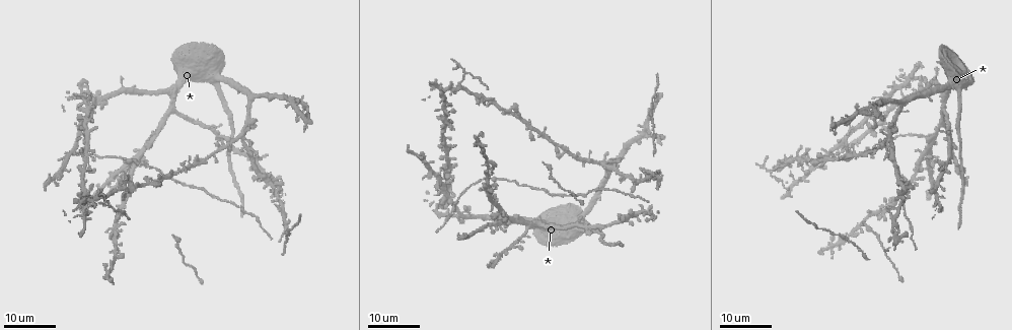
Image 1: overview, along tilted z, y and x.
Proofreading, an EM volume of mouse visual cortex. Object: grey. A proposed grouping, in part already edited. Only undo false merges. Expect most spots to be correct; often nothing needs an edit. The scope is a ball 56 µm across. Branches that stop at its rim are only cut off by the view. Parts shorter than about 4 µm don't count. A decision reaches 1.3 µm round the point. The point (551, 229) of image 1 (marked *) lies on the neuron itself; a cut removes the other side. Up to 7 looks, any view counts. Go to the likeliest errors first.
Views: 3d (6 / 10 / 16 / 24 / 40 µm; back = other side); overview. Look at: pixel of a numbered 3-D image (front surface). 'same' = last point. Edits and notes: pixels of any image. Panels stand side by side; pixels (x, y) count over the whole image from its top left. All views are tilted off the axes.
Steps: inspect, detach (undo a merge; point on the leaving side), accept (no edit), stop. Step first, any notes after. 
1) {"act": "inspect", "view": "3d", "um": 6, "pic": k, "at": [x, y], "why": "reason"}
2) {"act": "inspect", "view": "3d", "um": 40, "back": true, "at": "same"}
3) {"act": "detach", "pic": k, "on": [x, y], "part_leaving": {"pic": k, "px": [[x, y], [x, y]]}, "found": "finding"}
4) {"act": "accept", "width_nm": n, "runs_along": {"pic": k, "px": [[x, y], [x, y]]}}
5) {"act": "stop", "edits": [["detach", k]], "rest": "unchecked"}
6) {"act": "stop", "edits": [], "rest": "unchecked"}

{"act": "inspect", "view": "3d", "um": 16, "pic": 1, "at": [785, 164], "why": "four or more arms meet"}

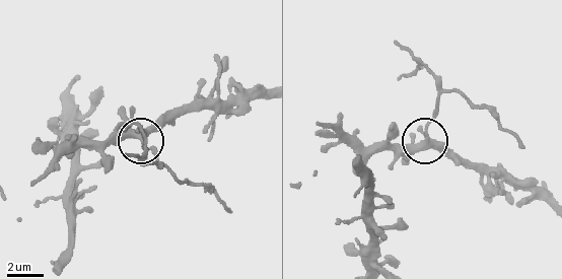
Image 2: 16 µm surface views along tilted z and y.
{"act": "inspect", "view": "3d", "um": 6, "pic": 2, "at": [425, 136], "why": "closer look"}

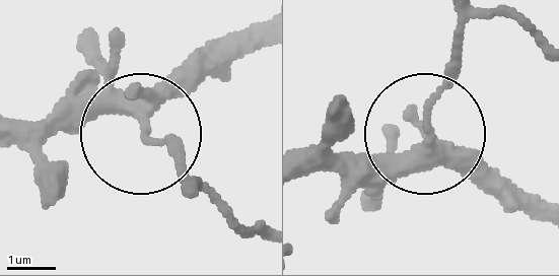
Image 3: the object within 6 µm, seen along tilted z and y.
{"act": "detach", "pic": 3, "on": [166, 143], "side_arm_um": 8, "part_leaving": {"pic": 3, "px": [[138, 126], [261, 229]]}, "found": "a second neuron is stuck on"}

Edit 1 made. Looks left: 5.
{"act": "inspect", "view": "3d", "um": 24, "pic": 1, "at": [927, 153], "why": "four or more arms meet"}

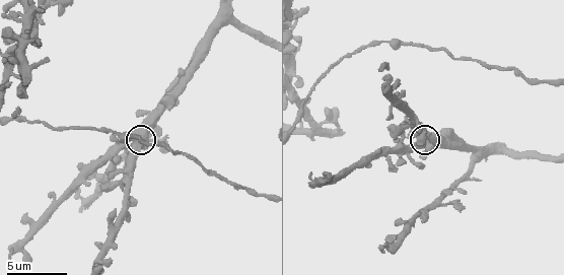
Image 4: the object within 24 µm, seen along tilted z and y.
{"act": "inspect", "view": "3d", "um": 10, "pic": 4, "at": [138, 134]}

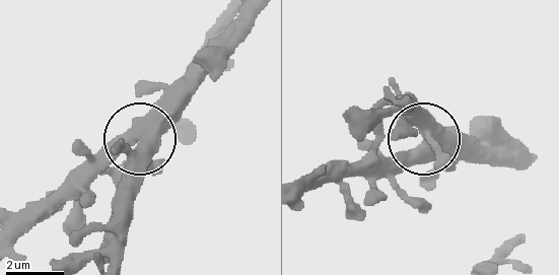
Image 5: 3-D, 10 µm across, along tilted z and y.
{"act": "accept", "arms": 4, "found": "continuous, no second neuron"}

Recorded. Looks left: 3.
{"act": "inspect", "view": "3d", "um": 16, "pic": 1, "at": [115, 226]}

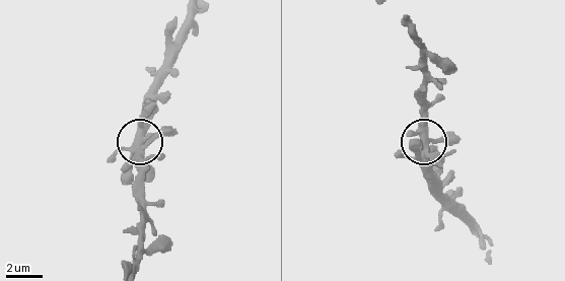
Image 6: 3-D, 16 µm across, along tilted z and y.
{"act": "inspect", "view": "3d", "um": 6, "pic": 6, "at": [146, 142]}

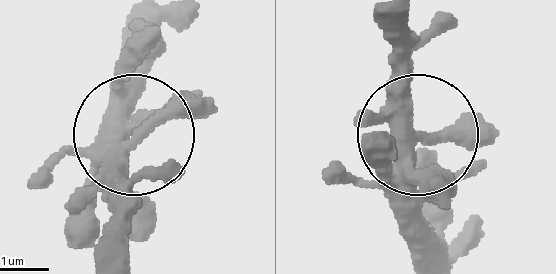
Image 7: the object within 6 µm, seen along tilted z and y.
{"act": "accept", "arms": 3, "found": "one neuron here"}

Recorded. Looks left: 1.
{"act": "stop", "edits": [["detach", 3]], "rest": "unchecked"}

